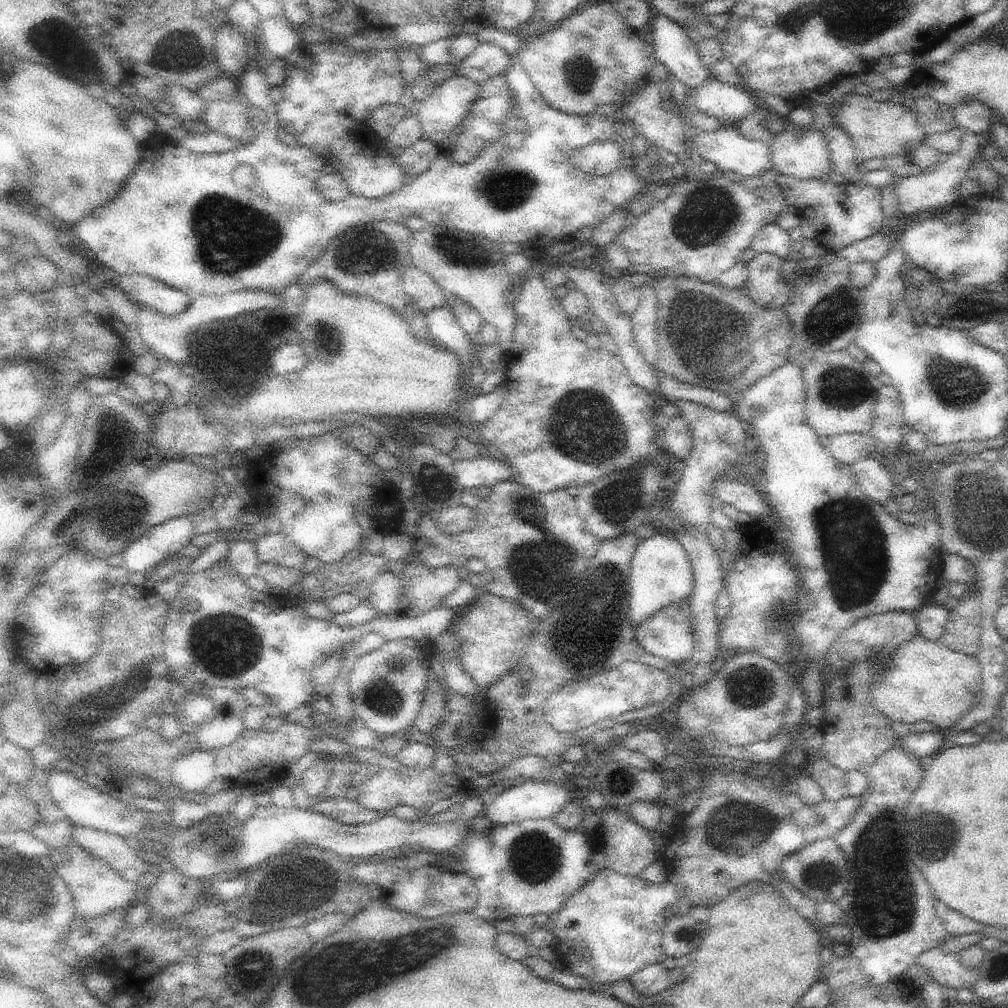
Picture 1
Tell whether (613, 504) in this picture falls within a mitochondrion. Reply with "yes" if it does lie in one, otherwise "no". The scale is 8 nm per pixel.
yes

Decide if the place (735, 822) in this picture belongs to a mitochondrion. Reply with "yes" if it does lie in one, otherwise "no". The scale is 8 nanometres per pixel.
yes

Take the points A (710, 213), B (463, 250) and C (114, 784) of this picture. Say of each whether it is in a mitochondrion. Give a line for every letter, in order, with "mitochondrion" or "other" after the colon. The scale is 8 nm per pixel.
A: mitochondrion
B: mitochondrion
C: other

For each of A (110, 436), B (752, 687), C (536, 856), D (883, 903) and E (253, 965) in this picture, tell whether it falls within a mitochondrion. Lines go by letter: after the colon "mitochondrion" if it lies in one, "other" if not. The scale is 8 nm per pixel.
A: mitochondrion
B: mitochondrion
C: mitochondrion
D: mitochondrion
E: mitochondrion

